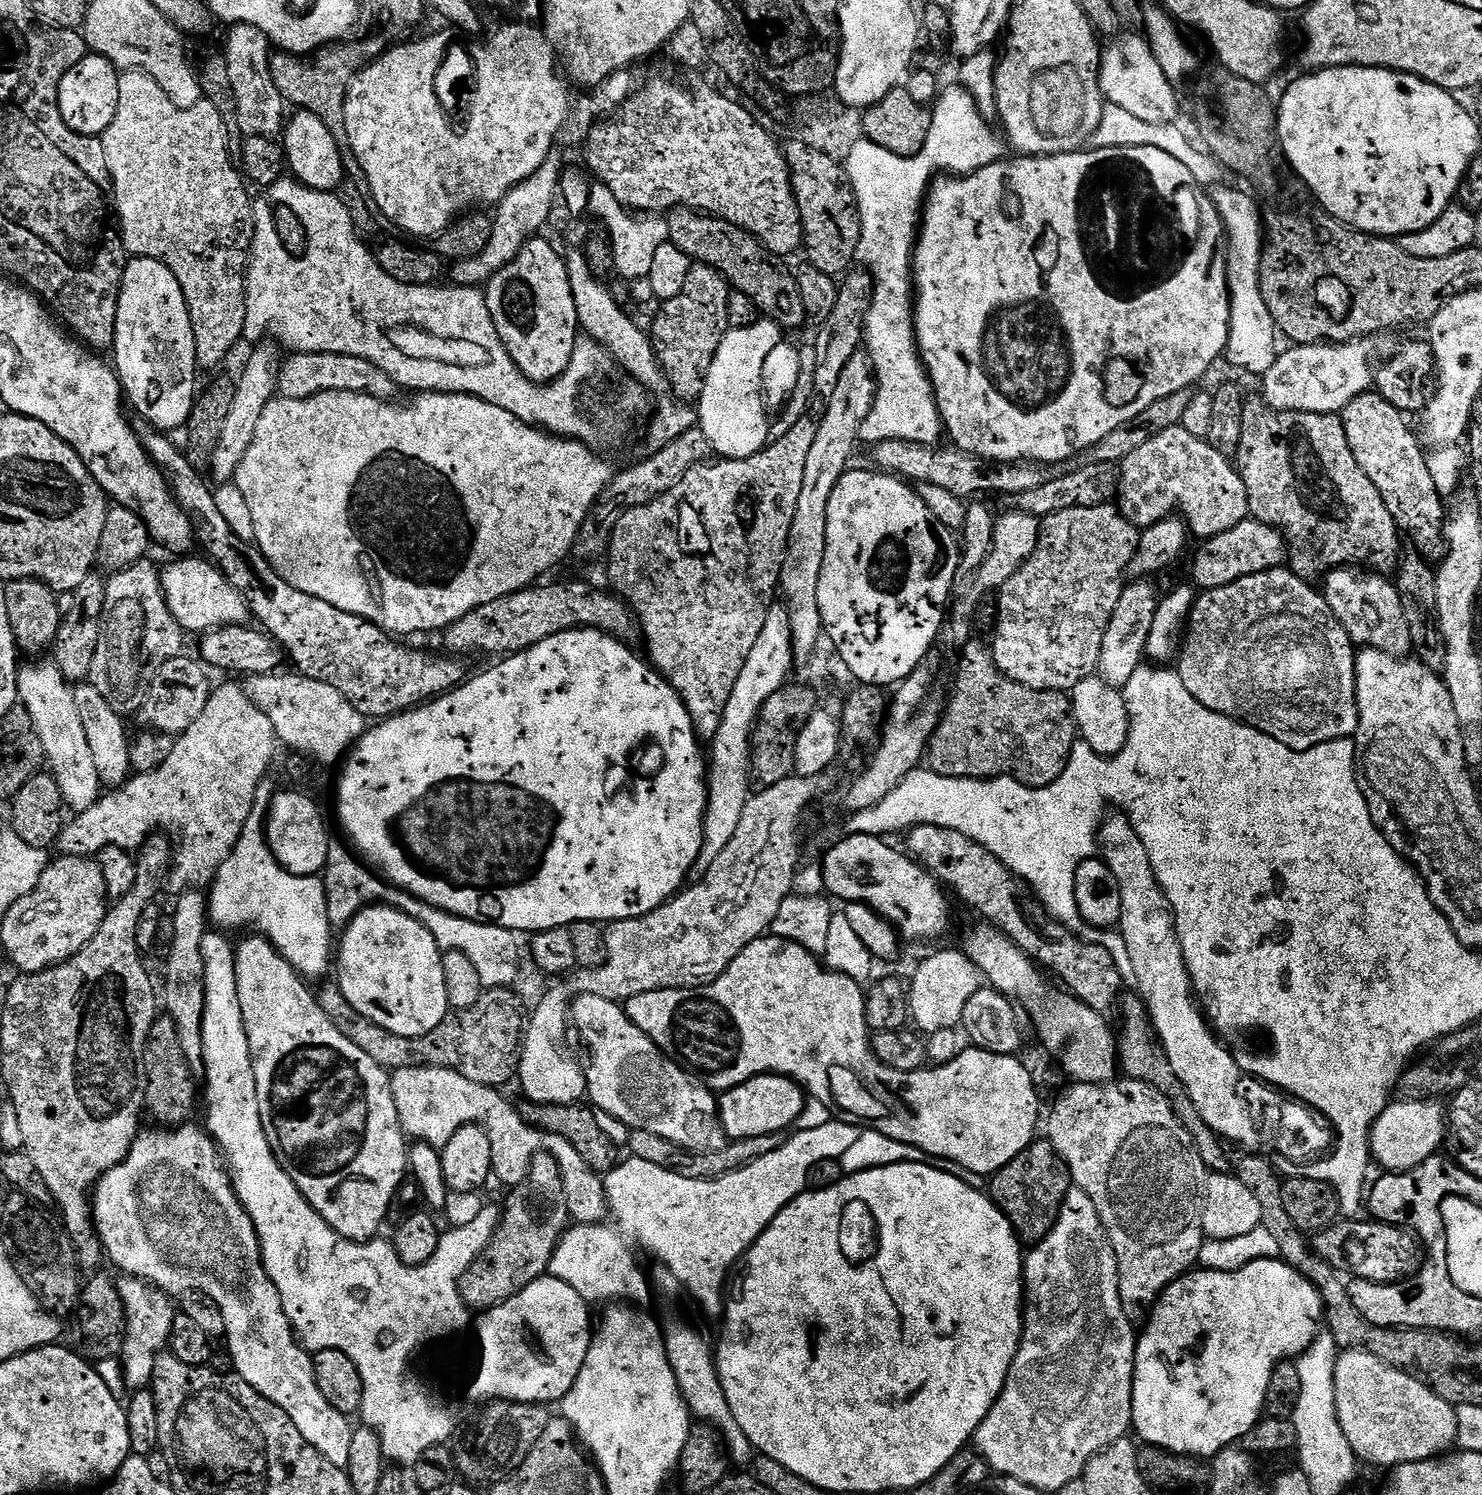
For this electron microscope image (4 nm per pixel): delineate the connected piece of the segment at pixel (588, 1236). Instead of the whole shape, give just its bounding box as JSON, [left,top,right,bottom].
[547,1222,644,1306]

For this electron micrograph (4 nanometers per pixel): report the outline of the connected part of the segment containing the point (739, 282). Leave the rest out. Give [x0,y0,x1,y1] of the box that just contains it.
[667,206,810,329]

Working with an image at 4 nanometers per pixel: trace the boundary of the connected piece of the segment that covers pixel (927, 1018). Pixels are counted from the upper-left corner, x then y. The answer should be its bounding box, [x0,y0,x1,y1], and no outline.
[908,951,982,1033]

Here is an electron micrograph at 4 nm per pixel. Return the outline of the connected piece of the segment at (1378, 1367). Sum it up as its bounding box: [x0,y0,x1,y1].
[1334,1348,1458,1470]

